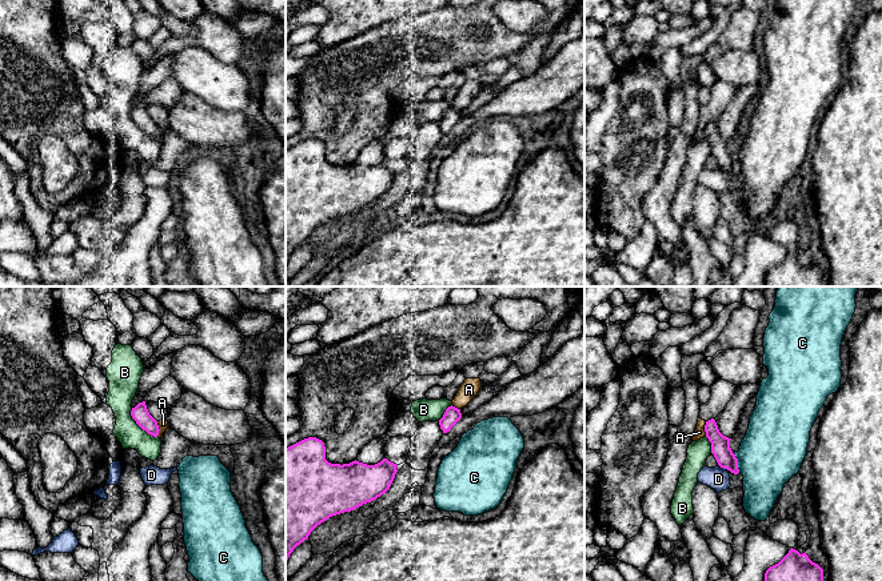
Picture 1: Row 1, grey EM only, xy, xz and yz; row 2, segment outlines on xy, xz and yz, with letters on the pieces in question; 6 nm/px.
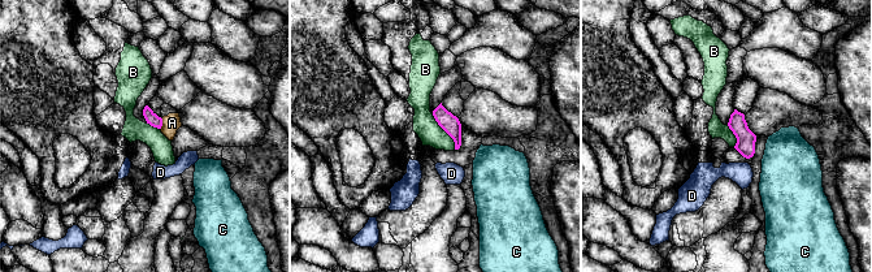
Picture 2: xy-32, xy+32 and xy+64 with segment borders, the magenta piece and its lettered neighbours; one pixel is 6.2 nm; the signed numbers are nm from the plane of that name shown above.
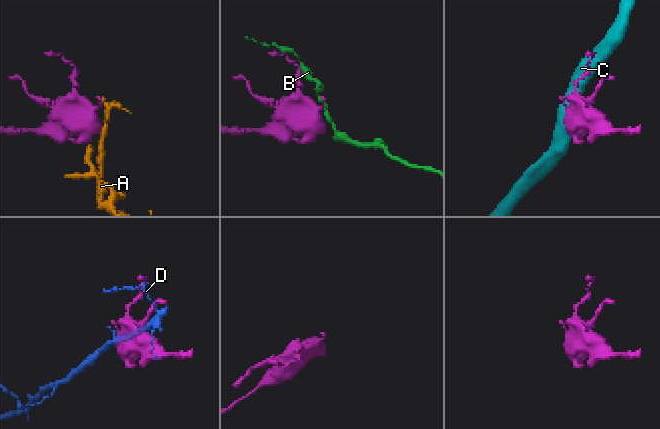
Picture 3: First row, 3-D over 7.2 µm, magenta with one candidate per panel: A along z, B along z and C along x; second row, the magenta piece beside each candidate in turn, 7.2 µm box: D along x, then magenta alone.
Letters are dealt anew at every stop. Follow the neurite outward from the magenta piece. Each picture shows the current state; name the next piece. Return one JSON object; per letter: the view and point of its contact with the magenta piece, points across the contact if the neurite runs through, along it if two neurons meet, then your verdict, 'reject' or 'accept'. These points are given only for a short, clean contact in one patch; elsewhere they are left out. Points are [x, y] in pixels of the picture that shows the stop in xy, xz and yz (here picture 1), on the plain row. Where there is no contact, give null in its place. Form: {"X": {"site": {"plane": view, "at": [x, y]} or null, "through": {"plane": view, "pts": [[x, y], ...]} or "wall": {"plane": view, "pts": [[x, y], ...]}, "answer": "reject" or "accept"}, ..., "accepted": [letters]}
{"A": {"site": {"plane": "xy", "at": [159, 131]}, "wall": {"plane": "xy", "pts": [[156, 123], [158, 137]]}, "answer": "reject"}, "B": {"site": {"plane": "xy", "at": [139, 127]}, "wall": {"plane": "xy", "pts": [[131, 109], [134, 121], [156, 139]]}, "answer": "reject"}, "C": {"site": {"plane": "yz", "at": [737, 164]}, "wall": {"plane": "yz", "pts": [[731, 153], [737, 160], [739, 173]]}, "answer": "reject"}, "D": {"site": {"plane": "yz", "at": [722, 168]}, "wall": {"plane": "yz", "pts": [[719, 167], [725, 171]]}, "answer": "reject"}, "accepted": []}

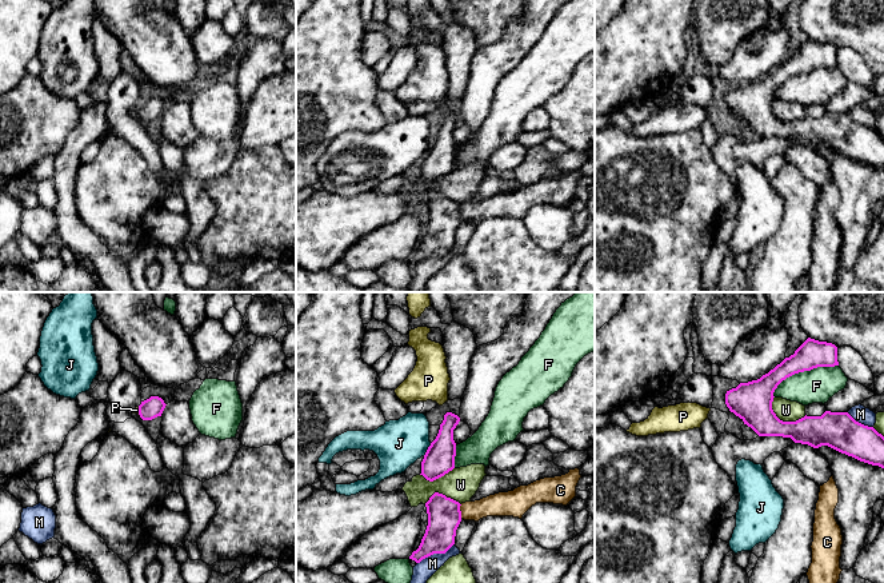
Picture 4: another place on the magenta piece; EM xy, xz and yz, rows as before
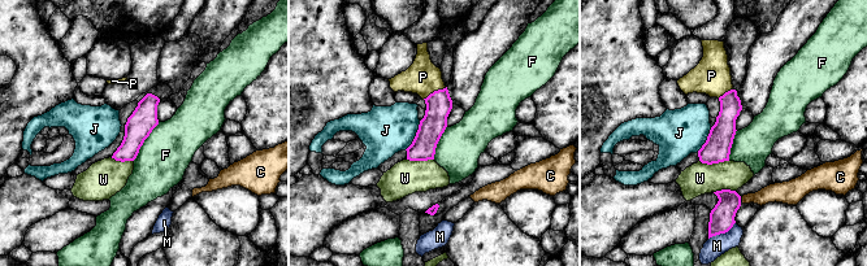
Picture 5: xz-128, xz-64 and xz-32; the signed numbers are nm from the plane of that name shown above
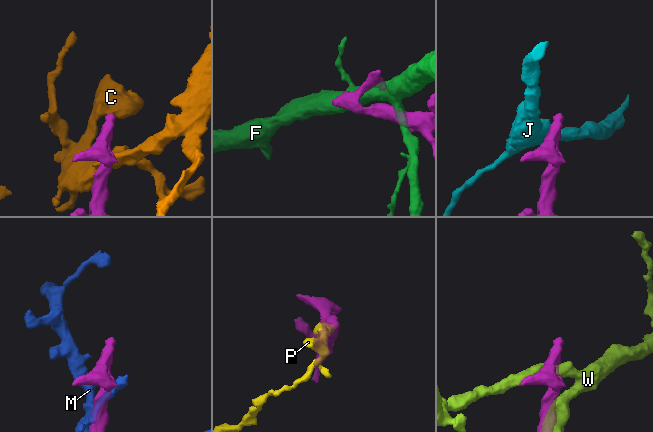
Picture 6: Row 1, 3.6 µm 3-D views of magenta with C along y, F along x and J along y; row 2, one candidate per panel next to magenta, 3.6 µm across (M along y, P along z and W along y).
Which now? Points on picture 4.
{"C": {"site": {"plane": "xz", "at": [460, 212]}, "wall": {"plane": "xz", "pts": [[462, 206], [460, 219]]}, "answer": "reject"}, "F": {"site": {"plane": "yz", "at": [803, 72]}, "answer": "reject"}, "J": {"site": {"plane": "xz", "at": [427, 151]}, "wall": {"plane": "xz", "pts": [[431, 144], [423, 156]]}, "answer": "reject"}, "M": {"site": {"plane": "xz", "at": [435, 254]}, "answer": "reject"}, "P": {"site": {"plane": "xy", "at": [139, 112]}, "through": {"plane": "xy", "pts": [[152, 108], [147, 112], [139, 112], [136, 111]]}, "answer": "accept"}, "W": {"site": {"plane": "yz", "at": [782, 122]}, "answer": "reject"}, "accepted": ["P"]}

